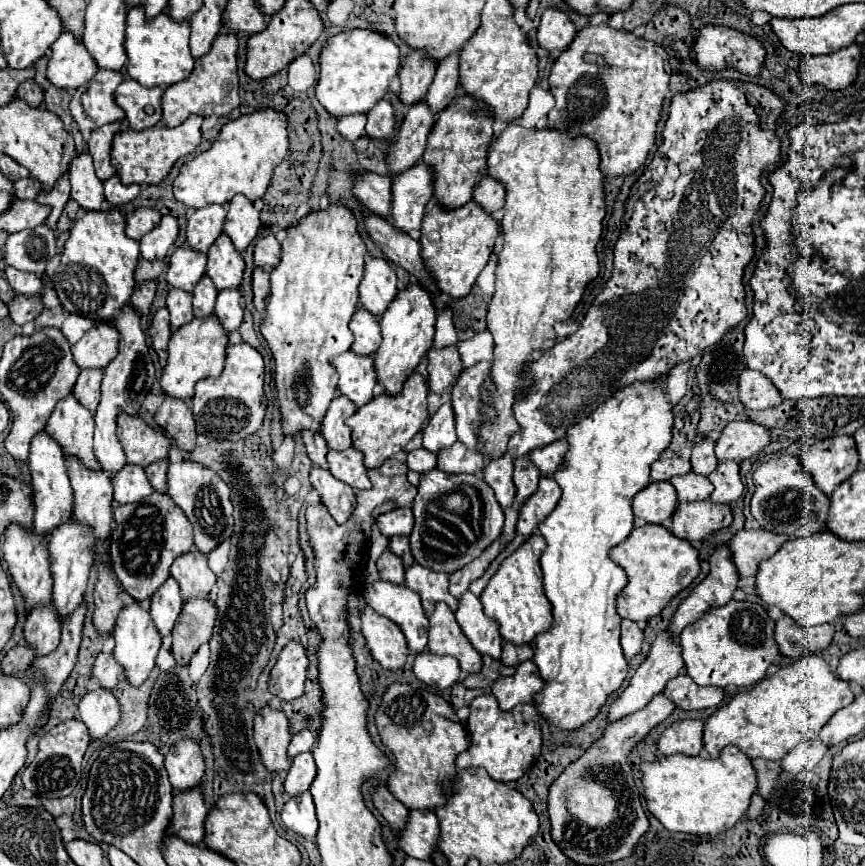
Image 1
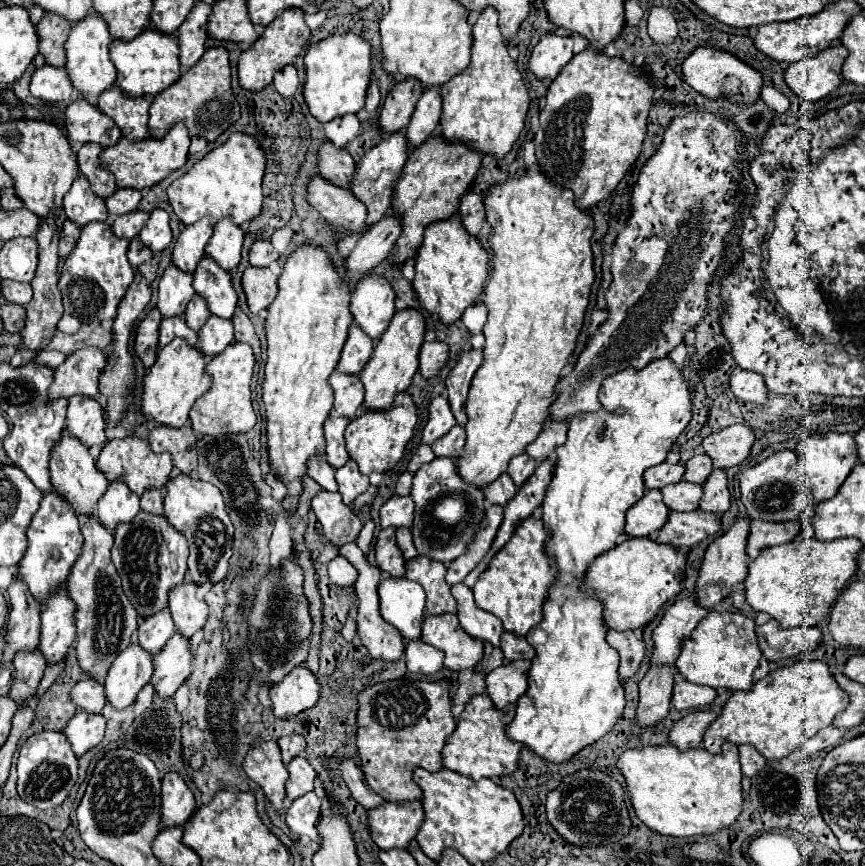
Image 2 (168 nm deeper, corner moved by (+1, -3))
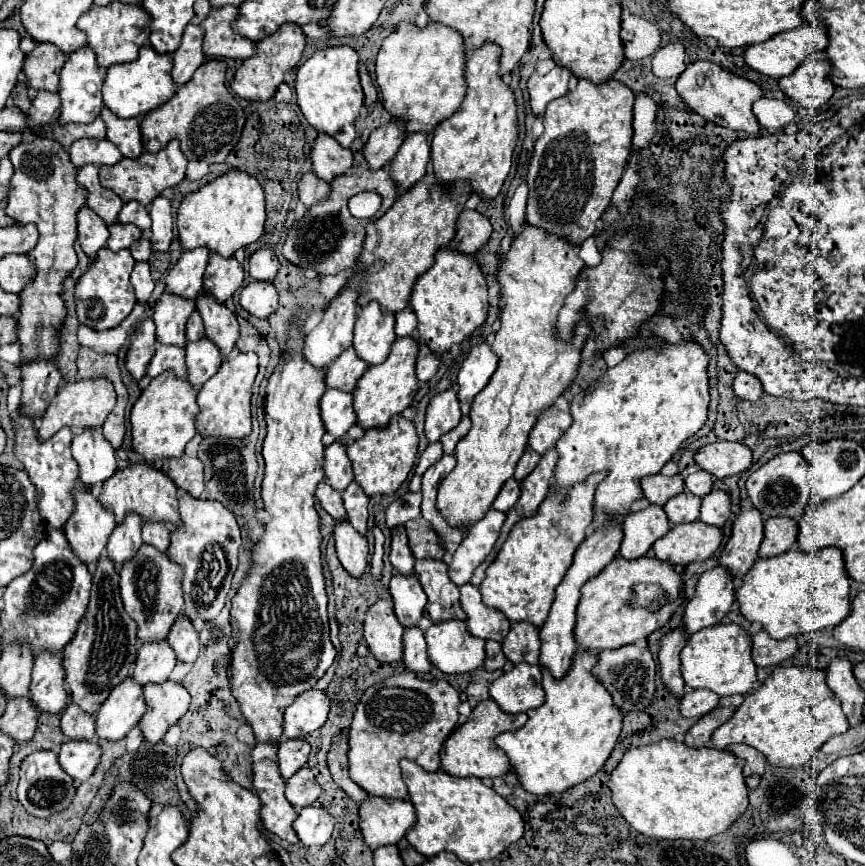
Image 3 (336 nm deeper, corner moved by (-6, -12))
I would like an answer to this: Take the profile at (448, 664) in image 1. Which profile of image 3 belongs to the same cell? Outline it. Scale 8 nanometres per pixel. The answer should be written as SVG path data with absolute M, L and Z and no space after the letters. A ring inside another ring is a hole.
M411 626L403 634L403 664L407 670L415 674L427 674L431 668L431 662L425 652L425 636L423 630L417 626Z

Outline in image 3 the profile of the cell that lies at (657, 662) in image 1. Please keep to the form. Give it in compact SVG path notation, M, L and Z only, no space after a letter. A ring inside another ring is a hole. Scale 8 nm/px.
M723 566L703 572L697 582L695 596L685 608L683 626L687 636L721 622L735 600L733 590L733 576Z

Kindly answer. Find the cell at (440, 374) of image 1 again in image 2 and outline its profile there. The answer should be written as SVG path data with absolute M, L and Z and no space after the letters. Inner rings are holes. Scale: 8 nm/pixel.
M442 341L424 343L420 349L420 373L424 379L436 377L442 367L448 363L448 351L450 347Z

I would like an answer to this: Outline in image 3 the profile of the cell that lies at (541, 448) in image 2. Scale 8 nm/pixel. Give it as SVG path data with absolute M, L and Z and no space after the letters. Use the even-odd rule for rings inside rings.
M551 406L539 414L539 422L533 426L529 434L529 446L535 452L545 454L545 450L553 448L569 426L571 426L571 414L559 410L557 406Z

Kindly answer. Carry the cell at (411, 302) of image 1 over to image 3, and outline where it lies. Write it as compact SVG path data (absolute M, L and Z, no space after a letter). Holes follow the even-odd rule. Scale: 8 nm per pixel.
M397 338L393 342L389 358L379 364L371 366L357 382L353 392L353 410L357 414L357 424L365 430L369 428L385 428L389 420L401 414L411 402L417 392L417 378L415 378L415 346L413 338Z

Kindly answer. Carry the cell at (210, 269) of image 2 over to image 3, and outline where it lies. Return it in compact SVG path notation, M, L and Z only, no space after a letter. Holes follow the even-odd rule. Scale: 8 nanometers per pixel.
M199 298L197 310L203 318L205 338L219 348L223 358L227 358L239 338L235 314L227 306L219 306L213 298Z

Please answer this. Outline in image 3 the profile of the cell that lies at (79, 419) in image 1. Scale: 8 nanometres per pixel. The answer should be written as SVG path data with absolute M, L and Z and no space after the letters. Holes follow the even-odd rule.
M79 486L75 488L75 514L67 522L67 542L73 554L87 566L95 568L101 552L107 546L111 532L115 530L115 518L111 512L103 510L93 494L83 494Z

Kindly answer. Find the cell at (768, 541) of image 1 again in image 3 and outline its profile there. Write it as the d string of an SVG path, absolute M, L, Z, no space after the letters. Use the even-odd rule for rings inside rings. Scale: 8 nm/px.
M775 516L765 522L765 536L759 548L759 556L775 556L787 552L797 538L797 522L787 516Z

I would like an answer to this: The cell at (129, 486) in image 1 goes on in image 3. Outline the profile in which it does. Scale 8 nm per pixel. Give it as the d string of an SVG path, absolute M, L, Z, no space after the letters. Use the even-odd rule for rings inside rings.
M129 514L123 524L119 524L107 544L107 556L119 568L129 562L141 548L141 518Z

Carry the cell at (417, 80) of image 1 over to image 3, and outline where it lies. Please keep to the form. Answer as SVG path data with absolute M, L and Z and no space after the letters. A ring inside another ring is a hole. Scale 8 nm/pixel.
M389 120L385 126L373 130L363 148L367 166L371 170L379 170L379 168L387 166L393 160L393 154L403 144L405 136L407 136L405 126L403 126L403 122L397 122L397 120Z

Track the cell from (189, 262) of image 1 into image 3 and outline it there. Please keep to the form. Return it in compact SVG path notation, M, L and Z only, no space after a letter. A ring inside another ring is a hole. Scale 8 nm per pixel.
M163 292L153 310L157 342L167 346L185 346L185 322L189 314L195 312L195 302L183 302L183 298L175 298Z

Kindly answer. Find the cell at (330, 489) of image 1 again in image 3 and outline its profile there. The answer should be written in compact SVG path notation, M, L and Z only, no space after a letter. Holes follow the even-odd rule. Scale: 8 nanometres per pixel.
M349 522L337 524L333 538L335 538L335 548L337 548L341 566L353 578L361 578L369 566L367 538L363 534L359 534Z

